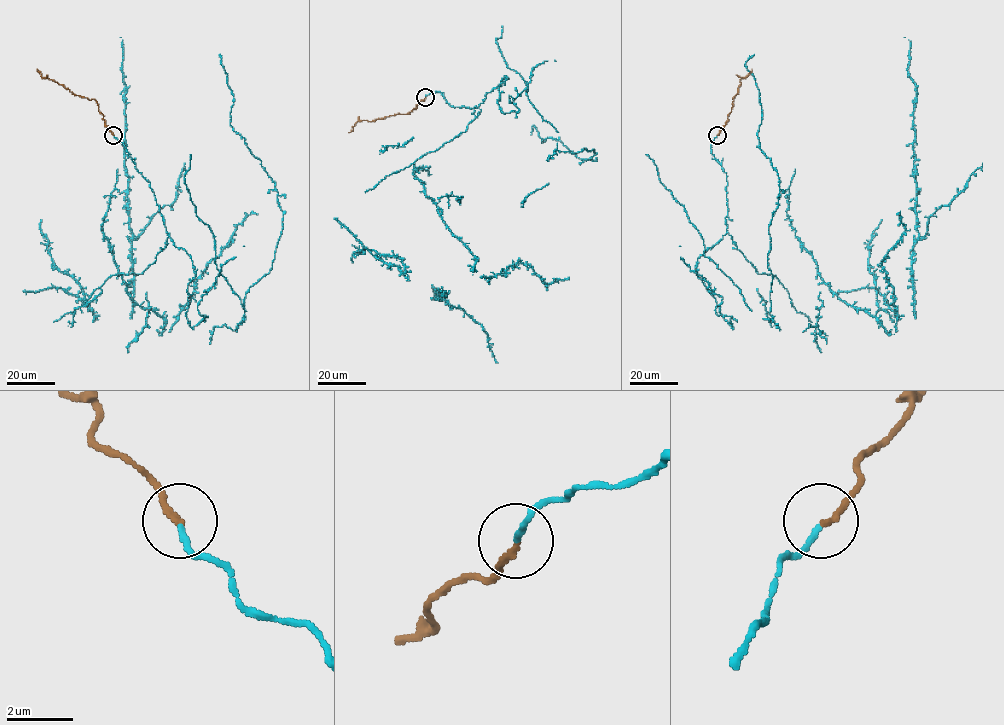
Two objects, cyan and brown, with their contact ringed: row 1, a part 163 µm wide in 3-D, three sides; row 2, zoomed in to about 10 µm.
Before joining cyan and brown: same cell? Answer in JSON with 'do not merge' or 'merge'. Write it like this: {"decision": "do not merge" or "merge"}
{"decision": "merge"}

